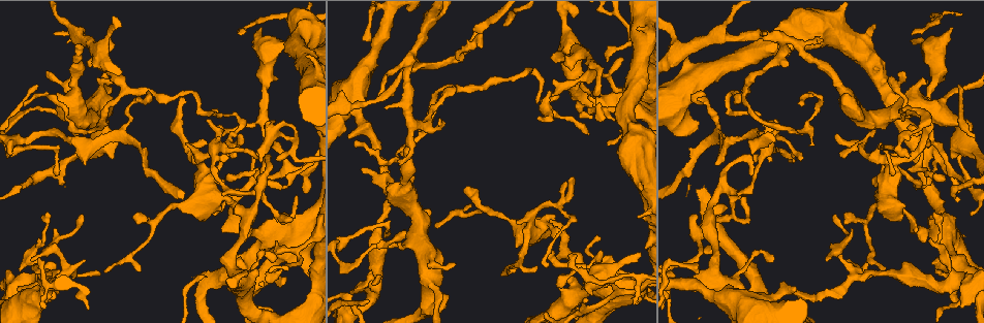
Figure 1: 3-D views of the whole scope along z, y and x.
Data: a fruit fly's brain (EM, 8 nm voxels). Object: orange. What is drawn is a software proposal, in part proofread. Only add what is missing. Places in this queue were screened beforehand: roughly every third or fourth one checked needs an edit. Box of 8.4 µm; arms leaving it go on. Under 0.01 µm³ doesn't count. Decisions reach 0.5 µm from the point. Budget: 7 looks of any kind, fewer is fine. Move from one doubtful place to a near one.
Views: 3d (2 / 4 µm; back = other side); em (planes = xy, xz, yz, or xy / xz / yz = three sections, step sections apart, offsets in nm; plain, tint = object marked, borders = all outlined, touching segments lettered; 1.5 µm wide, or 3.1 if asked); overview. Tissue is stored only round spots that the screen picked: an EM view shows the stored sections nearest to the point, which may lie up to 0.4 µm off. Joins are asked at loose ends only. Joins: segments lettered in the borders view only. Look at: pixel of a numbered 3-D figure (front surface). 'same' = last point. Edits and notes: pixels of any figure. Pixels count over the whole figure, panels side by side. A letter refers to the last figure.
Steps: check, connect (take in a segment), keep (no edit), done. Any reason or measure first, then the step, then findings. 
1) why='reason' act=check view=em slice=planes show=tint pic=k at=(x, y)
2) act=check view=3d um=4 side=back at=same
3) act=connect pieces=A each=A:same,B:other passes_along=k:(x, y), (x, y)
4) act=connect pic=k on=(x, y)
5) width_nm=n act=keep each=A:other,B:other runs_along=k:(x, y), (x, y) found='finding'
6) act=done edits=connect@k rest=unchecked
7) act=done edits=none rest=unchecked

why='an open end' act=check view=em slice=planes show=borders pic=1 at=(776, 120)

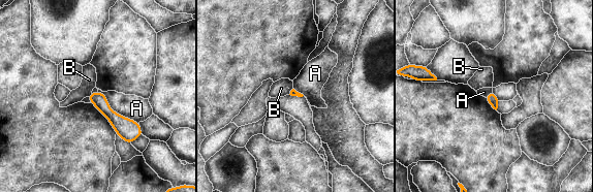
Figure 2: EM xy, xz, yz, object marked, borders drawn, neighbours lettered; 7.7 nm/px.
act=keep each=A:other,B:other runs_along=2:(91, 97), (120, 124), (138, 133) found='none of them fits'

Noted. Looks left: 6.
why='thin end' act=check view=3d um=2 side=back pic=1 at=(466, 186)

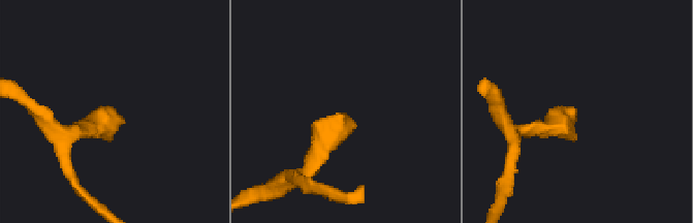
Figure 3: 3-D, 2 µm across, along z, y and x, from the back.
act=check view=em slice=planes show=borders pic=3 at=(113, 132)

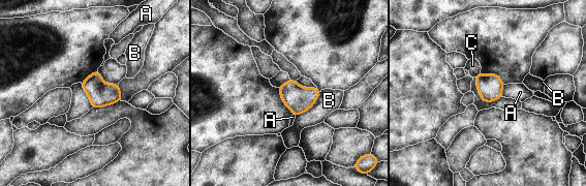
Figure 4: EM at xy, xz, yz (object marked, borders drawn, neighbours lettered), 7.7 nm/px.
width_nm=190 act=keep each=A:other,B:other,C:other border=4:(505, 85), (502, 90), (502, 96) found='none of them fits'

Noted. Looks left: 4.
why='free end' act=check view=em slice=planes show=borders pic=1 at=(376, 246)

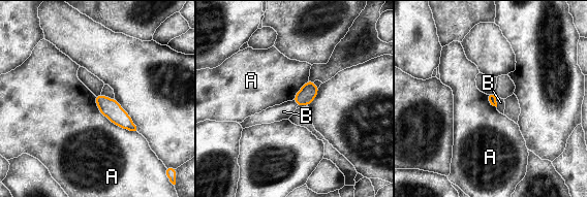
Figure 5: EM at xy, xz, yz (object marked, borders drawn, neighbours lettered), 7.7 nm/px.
act=keep each=A:other,B:other border=5:(94, 96), (110, 121), (135, 131) found='none of them fits'

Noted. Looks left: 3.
act=done edits=none rest=unchecked

